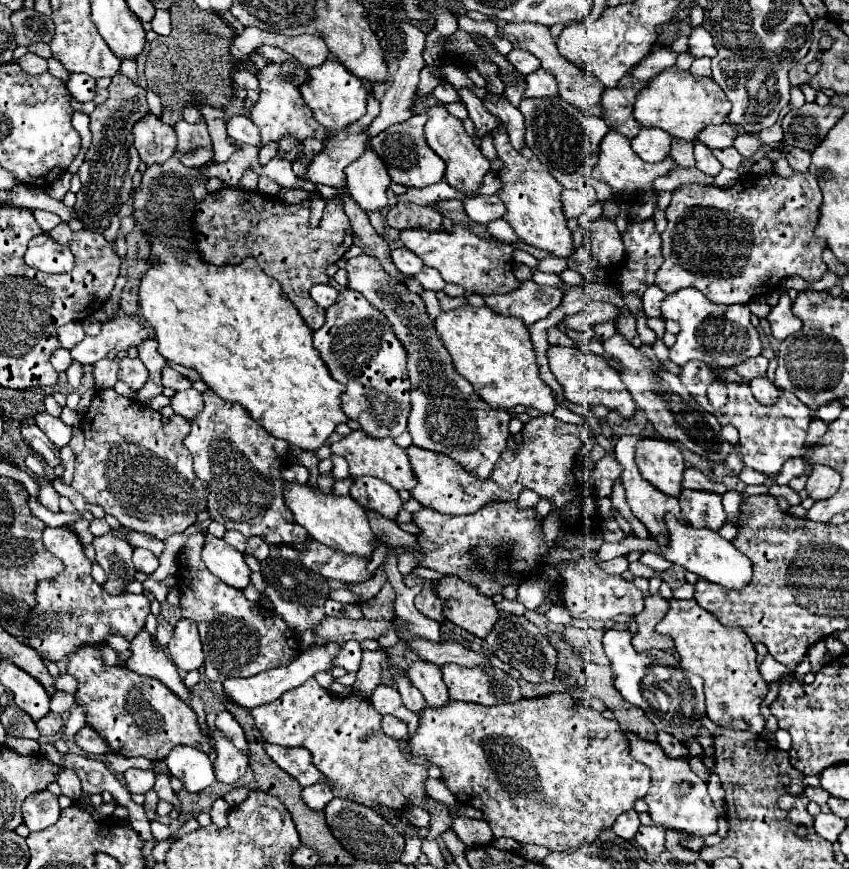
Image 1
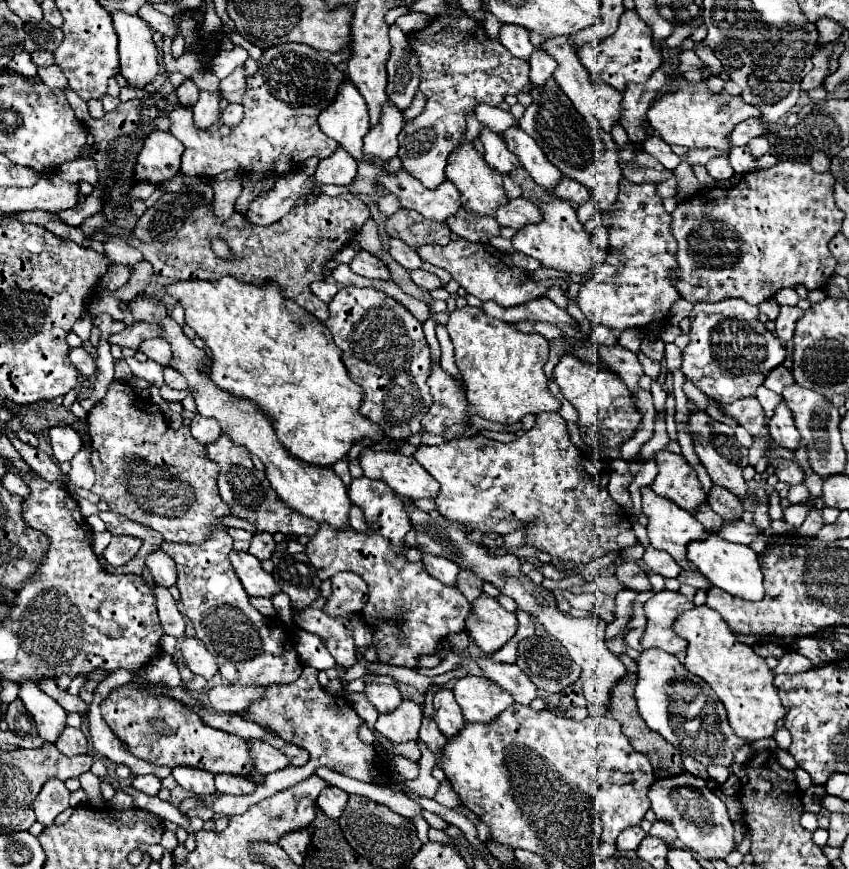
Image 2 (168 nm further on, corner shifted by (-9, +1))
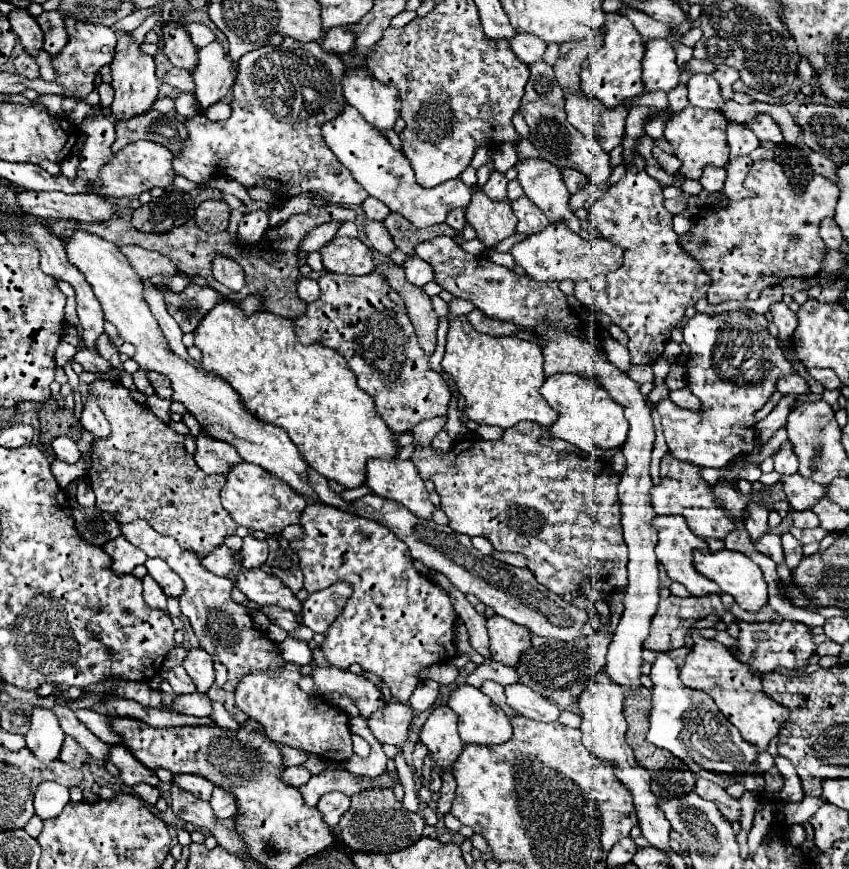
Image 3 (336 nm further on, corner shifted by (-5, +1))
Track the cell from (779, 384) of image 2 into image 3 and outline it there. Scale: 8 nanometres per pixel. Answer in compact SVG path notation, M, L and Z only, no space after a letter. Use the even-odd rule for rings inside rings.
M787 375L787 377L781 377L777 381L777 391L787 395L787 393L793 393L793 395L805 395L809 391L809 385L805 383L805 379L801 379L799 375Z

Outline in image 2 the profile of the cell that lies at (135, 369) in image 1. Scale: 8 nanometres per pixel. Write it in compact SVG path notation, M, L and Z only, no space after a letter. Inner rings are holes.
M129 357L129 359L125 359L125 361L127 361L127 365L131 367L131 371L133 371L135 377L141 377L141 379L149 381L149 383L155 385L155 387L161 387L161 385L163 385L163 367L161 367L157 361L139 363L139 361L133 359L133 357Z

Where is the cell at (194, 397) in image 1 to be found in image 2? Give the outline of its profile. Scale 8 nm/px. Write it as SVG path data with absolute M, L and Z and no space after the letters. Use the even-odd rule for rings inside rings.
M195 415L195 419L191 421L191 433L201 445L209 445L221 435L221 427L219 423L213 423L213 419L201 419L199 415Z

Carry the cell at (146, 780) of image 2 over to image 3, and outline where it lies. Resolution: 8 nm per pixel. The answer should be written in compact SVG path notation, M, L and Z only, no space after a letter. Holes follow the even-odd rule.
M139 783L139 785L133 787L133 791L137 793L139 799L143 799L143 801L147 801L151 805L155 805L157 799L159 799L159 789L153 787L153 785L149 785L149 783Z

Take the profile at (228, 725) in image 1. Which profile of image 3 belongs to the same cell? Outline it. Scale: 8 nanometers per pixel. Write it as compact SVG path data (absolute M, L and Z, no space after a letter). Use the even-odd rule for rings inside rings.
M299 765L299 767L285 767L285 771L281 771L281 779L285 779L287 785L293 785L293 787L299 787L303 783L307 783L311 777L311 773Z

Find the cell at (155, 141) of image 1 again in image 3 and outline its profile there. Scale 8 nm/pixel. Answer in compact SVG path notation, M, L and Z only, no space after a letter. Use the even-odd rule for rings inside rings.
M137 141L131 147L125 147L117 153L105 167L99 171L101 185L91 187L87 193L97 193L101 197L137 197L143 191L151 191L153 187L169 187L175 179L173 165L171 165L171 151L153 141Z

